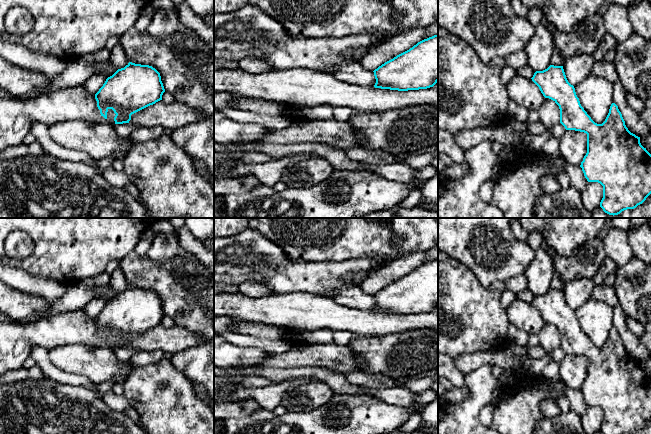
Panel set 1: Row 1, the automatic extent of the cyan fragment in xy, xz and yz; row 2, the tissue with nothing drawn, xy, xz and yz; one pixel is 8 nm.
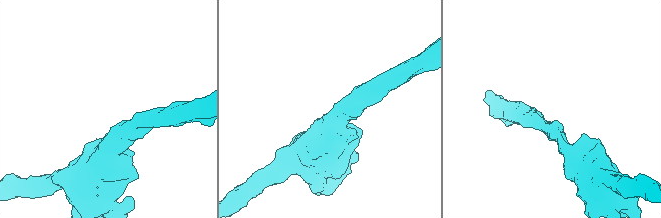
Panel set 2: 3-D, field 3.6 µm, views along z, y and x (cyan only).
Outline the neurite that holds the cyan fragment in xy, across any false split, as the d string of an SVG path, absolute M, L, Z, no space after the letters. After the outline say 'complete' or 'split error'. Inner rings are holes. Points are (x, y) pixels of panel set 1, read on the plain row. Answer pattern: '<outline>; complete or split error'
M129 286L124 292L118 293L108 301L95 318L97 331L101 340L107 343L107 336L112 333L116 338L115 348L129 347L131 339L162 324L165 316L160 297L149 289L141 289Z; complete

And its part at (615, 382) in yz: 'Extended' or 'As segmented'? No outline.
As segmented

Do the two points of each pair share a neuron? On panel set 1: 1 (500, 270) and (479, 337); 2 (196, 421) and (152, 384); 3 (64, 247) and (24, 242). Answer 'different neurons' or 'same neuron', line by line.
1: different neurons
2: same neuron
3: different neurons

